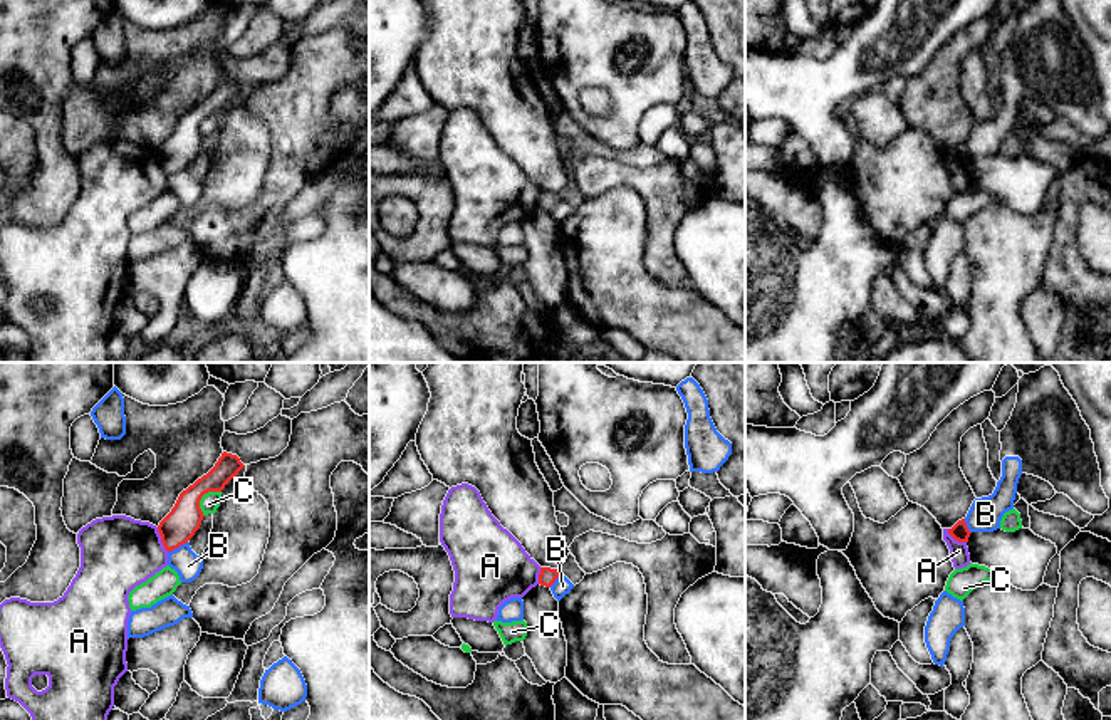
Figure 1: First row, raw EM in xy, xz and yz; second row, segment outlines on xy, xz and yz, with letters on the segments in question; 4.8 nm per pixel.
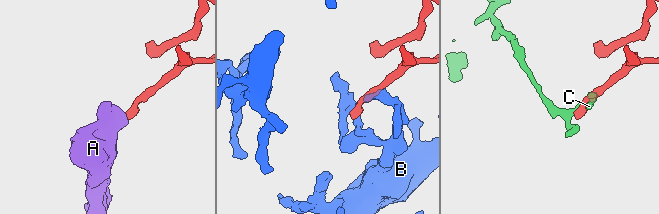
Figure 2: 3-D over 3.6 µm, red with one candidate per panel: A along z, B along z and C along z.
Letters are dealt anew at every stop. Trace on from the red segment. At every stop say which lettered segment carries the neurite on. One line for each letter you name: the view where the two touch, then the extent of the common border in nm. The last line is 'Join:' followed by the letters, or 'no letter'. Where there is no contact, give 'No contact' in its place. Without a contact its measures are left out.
B: Touches red in xy. Shared border 110 nm
Join: B

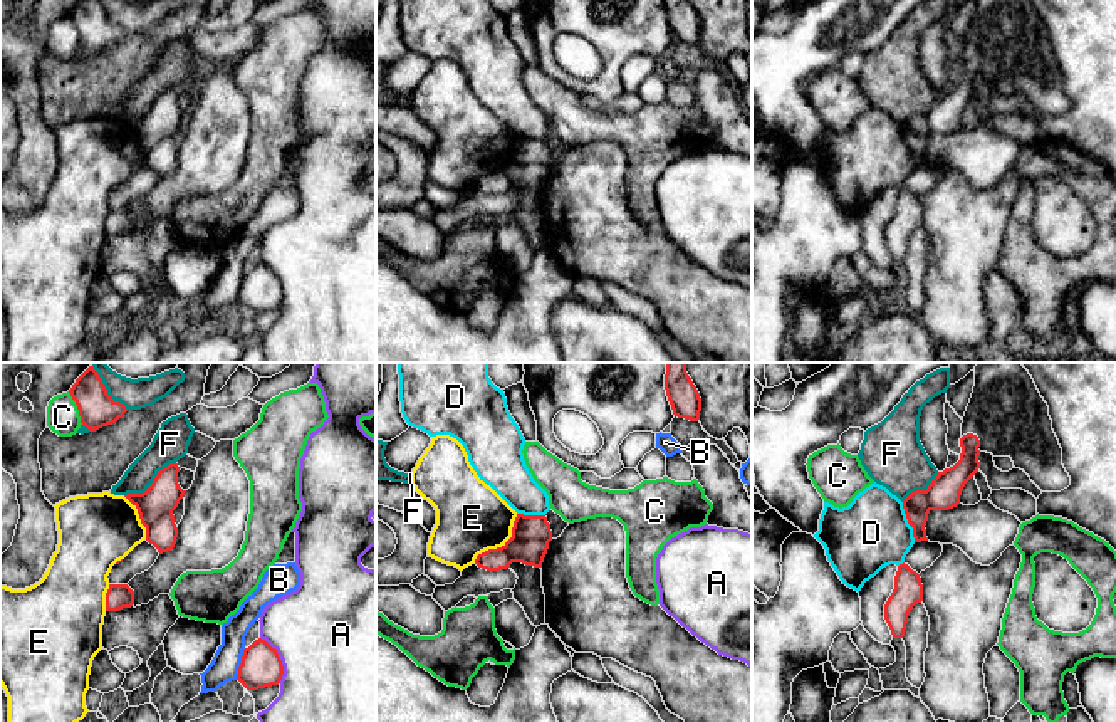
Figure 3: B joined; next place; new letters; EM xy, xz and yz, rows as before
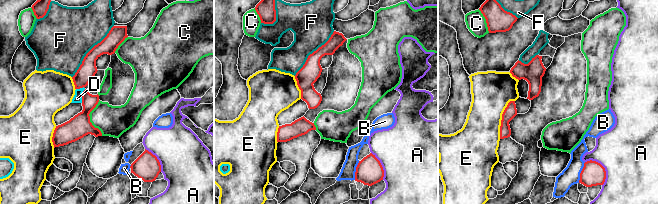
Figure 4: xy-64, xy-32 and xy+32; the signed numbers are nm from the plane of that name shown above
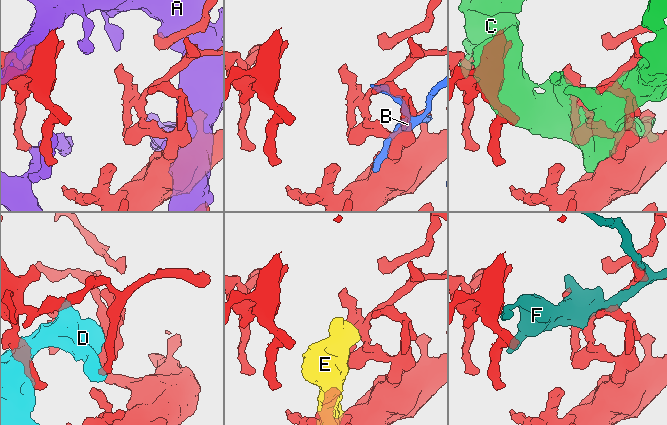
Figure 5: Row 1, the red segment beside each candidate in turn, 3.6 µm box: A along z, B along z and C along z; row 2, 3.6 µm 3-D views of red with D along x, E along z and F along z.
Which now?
Join: no letter

